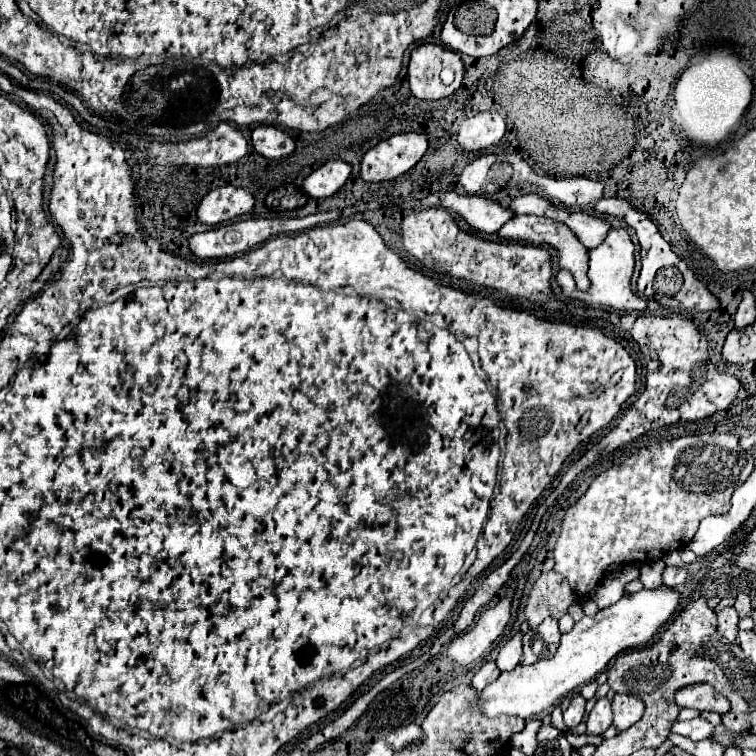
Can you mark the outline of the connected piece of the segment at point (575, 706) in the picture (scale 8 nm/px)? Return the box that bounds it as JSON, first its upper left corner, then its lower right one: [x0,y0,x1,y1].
[563,694,585,728]

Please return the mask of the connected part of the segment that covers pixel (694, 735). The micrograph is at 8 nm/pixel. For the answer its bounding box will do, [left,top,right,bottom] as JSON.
[673,718,715,740]

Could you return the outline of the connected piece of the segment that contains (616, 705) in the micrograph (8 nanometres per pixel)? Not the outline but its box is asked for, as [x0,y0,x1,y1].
[613,694,645,730]

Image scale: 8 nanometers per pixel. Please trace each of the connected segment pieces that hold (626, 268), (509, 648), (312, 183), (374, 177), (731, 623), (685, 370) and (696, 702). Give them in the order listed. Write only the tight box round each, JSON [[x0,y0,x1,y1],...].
[[557,228,647,312],[495,634,523,672],[301,160,351,198],[361,132,429,182],[717,608,739,642],[599,314,739,452],[675,684,729,714]]

